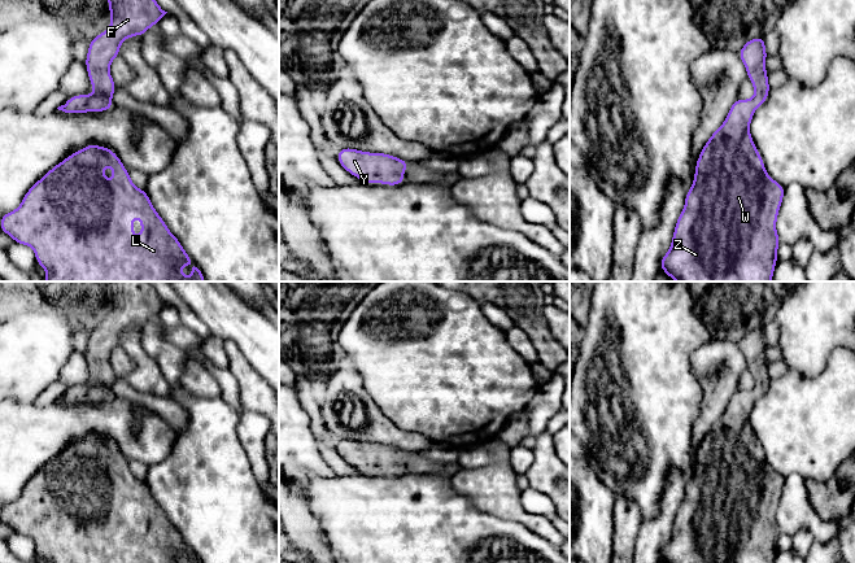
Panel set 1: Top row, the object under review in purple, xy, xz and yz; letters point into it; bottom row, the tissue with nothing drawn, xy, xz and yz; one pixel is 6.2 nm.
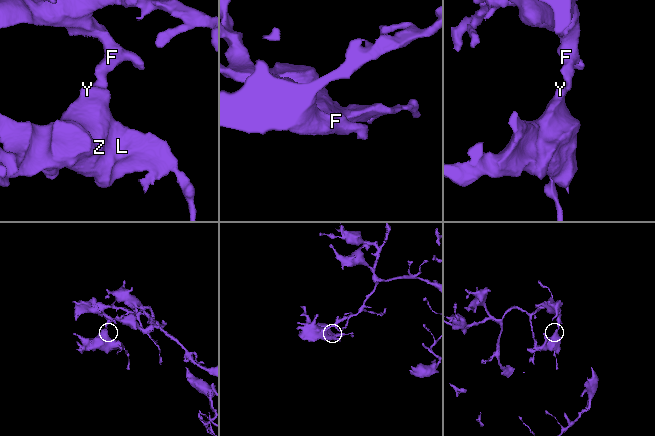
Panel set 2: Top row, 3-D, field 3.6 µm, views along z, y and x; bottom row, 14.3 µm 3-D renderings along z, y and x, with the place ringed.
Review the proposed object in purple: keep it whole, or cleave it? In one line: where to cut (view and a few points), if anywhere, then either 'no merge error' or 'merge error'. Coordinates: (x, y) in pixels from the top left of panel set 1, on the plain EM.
cut none; no merge error

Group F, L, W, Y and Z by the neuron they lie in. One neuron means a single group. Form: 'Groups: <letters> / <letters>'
Groups: F L W Y Z

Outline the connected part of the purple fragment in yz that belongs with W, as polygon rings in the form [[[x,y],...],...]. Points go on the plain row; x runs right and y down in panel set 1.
[[[764,326],[747,331],[738,346],[755,385],[751,390],[738,389],[732,394],[724,414],[701,441],[671,538],[660,549],[660,560],[664,563],[773,563],[778,551],[781,532],[776,512],[785,477],[767,464],[749,422],[755,400],[767,392],[771,380]]]

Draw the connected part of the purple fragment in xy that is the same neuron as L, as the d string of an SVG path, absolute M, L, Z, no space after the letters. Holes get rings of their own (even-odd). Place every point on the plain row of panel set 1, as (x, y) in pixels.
M86 436L52 458L23 486L21 496L0 507L0 520L14 533L34 540L47 563L180 563L189 553L201 563L154 501L147 483L136 479L119 448L106 437ZM102 457L113 457L109 476ZM131 507L141 509L141 528L131 524Z

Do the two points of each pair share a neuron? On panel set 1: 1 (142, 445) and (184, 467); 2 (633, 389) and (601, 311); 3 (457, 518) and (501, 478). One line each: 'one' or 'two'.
1: two
2: one
3: two

